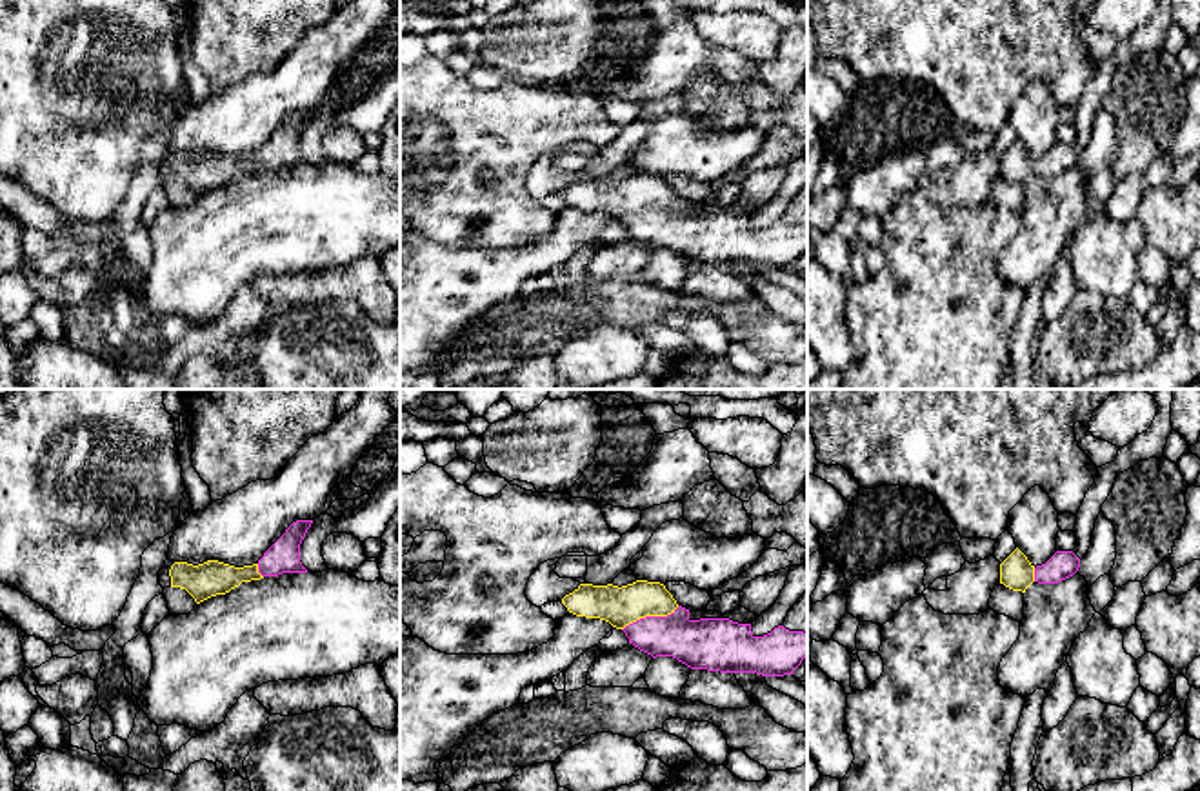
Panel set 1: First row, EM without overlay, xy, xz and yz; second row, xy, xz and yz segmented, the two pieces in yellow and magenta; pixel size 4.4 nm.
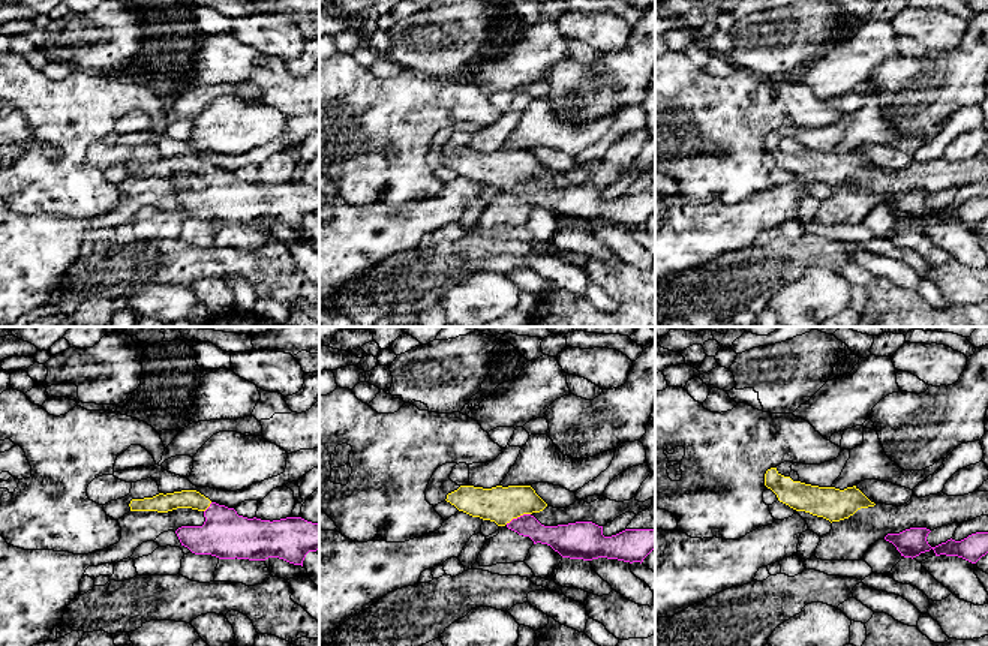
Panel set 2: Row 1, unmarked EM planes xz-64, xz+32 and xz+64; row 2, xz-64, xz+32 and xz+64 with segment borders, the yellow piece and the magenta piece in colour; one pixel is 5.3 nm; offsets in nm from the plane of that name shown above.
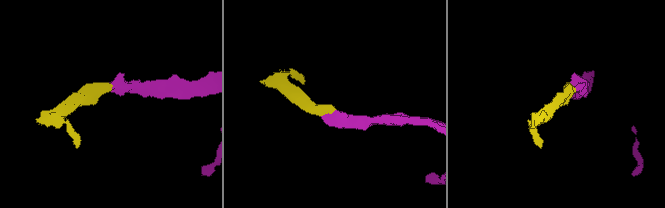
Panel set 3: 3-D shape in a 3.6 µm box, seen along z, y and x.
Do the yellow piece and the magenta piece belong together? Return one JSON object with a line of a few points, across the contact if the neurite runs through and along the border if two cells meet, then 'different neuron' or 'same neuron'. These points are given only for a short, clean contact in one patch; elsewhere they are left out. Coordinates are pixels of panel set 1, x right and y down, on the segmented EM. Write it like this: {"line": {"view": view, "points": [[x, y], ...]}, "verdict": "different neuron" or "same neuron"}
{"line": {"view": "xz", "points": [[620, 606], [650, 615], [670, 633], [697, 644]]}, "verdict": "same neuron"}

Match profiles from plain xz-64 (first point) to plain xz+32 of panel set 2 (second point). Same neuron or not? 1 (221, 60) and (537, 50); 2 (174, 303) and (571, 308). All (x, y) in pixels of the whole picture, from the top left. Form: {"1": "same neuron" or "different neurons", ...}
{"1": "same neuron", "2": "different neurons"}

